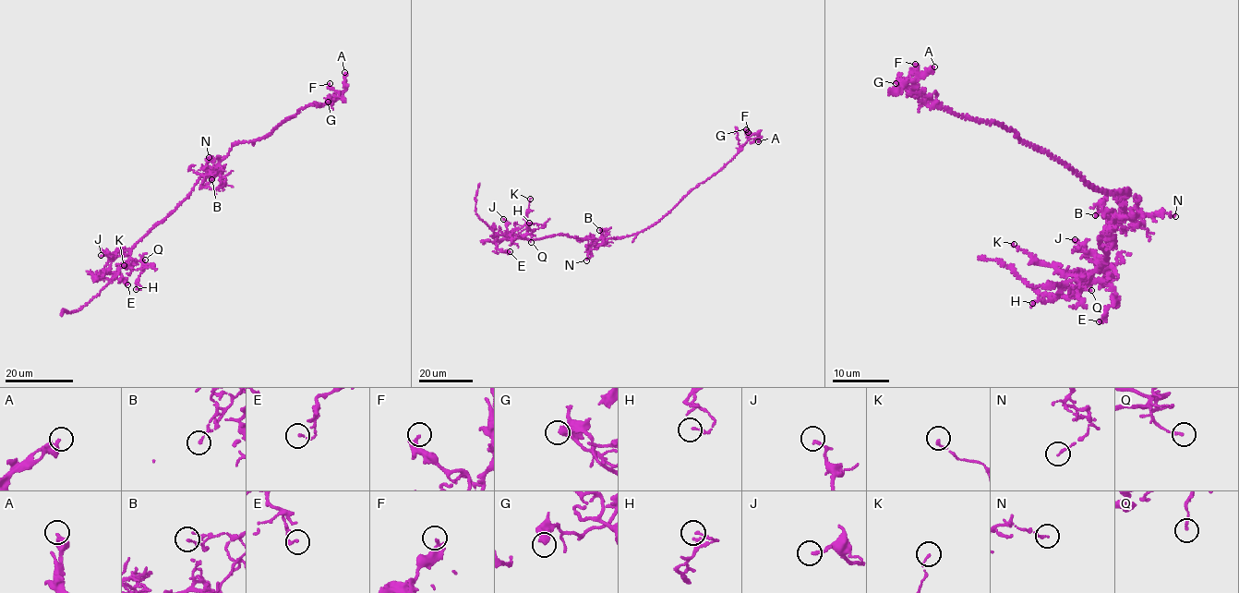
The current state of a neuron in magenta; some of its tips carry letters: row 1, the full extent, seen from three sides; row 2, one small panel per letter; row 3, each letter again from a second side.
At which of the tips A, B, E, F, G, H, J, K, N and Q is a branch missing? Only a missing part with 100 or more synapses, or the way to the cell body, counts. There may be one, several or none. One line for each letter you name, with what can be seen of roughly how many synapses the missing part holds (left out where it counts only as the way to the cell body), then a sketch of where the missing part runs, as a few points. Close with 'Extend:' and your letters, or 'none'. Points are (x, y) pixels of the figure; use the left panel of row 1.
Extend: none

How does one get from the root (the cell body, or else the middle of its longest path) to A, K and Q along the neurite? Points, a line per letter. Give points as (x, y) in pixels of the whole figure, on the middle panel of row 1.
A: (606, 238), (631, 235), (650, 227), (692, 188), (715, 175), (749, 139), (759, 138), (758, 141)
K: (606, 238), (585, 240), (566, 235), (531, 240), (522, 237), (526, 232), (526, 213), (530, 199)
Q: (606, 238), (585, 240), (559, 235), (531, 240), (521, 235), (531, 235), (531, 242)

